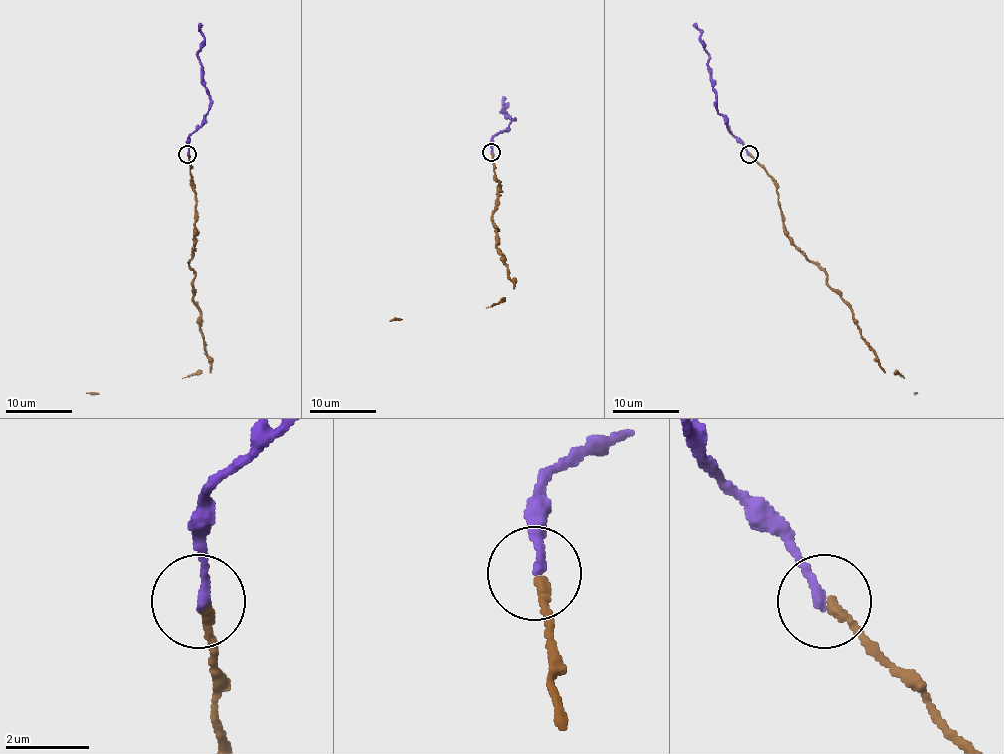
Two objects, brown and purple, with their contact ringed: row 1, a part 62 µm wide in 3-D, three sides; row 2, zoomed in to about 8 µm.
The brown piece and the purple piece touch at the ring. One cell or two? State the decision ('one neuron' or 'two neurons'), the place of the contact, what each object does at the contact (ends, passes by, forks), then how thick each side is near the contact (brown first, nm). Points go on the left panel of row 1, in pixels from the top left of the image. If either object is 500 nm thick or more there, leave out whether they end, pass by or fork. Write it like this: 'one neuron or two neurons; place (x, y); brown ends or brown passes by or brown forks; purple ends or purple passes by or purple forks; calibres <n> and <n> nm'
one neuron; place (187, 154); brown ends; purple ends; calibres 240 and 240 nm

